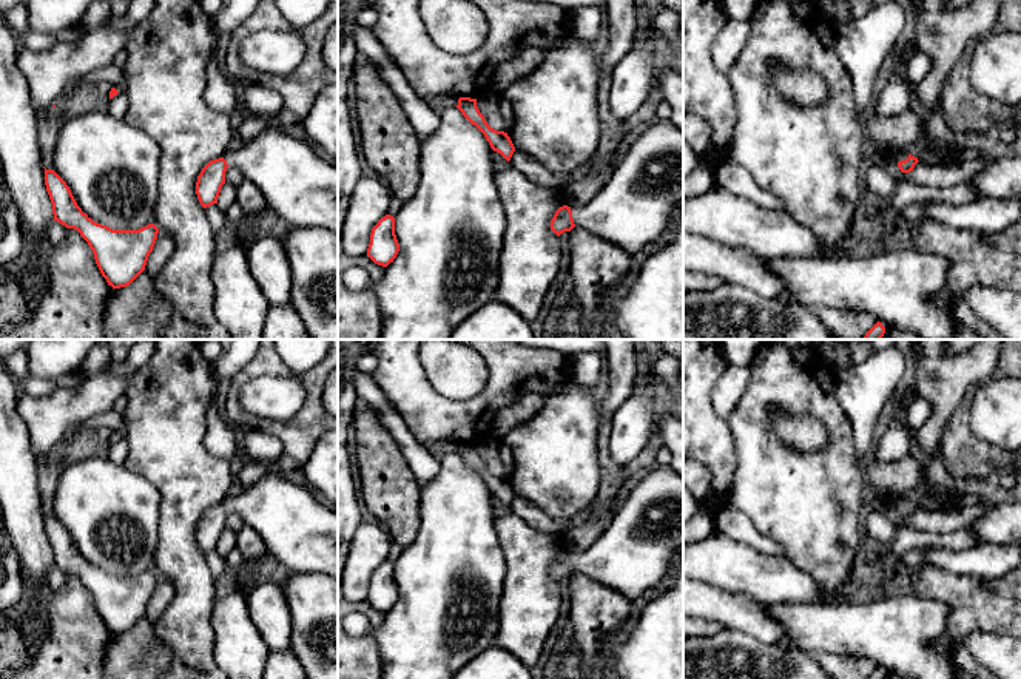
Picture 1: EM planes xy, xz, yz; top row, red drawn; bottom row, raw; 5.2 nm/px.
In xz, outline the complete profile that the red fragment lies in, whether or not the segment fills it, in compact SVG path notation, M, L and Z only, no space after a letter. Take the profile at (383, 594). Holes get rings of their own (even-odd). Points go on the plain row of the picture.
M386 560L372 574L367 602L378 611L387 613L396 603L399 589L395 580L395 563Z

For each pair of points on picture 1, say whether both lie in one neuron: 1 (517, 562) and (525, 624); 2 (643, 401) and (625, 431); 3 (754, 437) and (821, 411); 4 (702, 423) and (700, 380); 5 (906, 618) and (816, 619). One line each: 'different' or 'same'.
1: same
2: same
3: same
4: same
5: same

